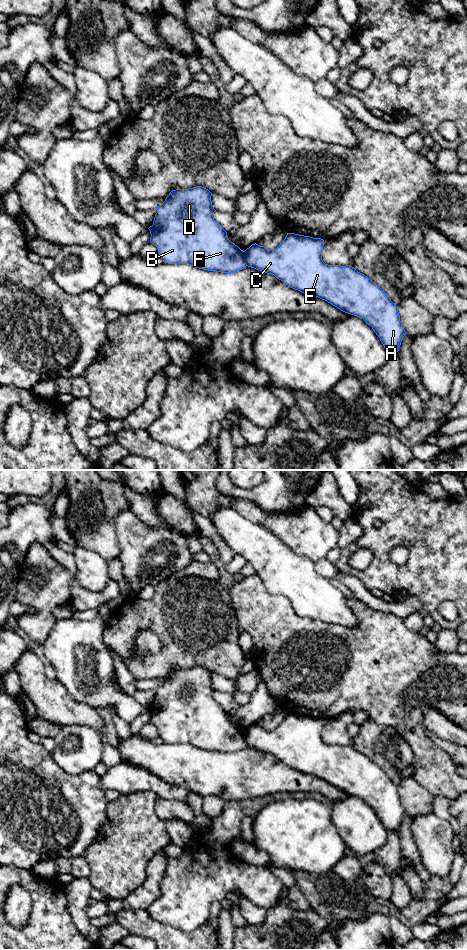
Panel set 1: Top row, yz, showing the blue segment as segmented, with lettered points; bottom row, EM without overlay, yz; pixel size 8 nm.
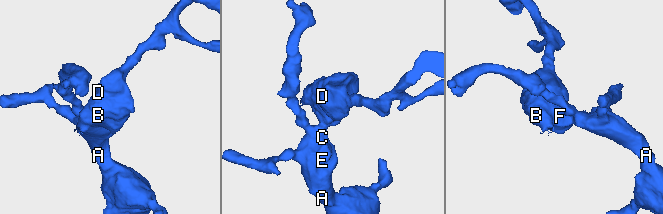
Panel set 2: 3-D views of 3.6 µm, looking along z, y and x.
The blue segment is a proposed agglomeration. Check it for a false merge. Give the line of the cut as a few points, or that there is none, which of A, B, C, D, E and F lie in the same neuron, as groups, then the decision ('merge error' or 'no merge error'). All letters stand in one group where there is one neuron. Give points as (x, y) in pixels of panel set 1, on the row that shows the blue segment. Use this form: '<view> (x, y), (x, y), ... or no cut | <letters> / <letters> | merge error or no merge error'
yz (243, 251), (247, 265) | A C E / B D F | merge error

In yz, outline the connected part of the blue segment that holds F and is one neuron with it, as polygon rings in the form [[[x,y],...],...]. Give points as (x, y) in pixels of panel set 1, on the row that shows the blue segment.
[[[202,186],[176,189],[155,209],[153,225],[148,229],[150,242],[157,247],[163,262],[189,264],[199,269],[223,273],[240,271],[247,266],[244,251],[228,239],[227,232],[214,220],[216,210],[211,196],[212,193]]]

